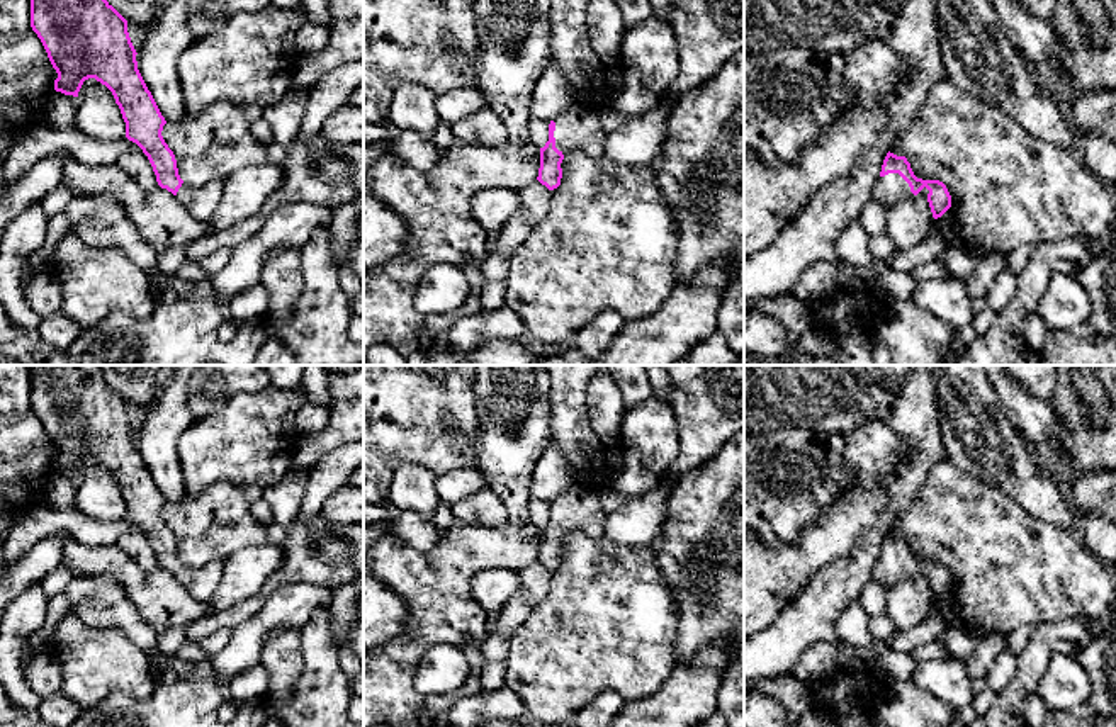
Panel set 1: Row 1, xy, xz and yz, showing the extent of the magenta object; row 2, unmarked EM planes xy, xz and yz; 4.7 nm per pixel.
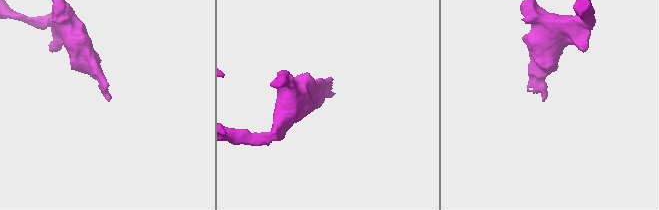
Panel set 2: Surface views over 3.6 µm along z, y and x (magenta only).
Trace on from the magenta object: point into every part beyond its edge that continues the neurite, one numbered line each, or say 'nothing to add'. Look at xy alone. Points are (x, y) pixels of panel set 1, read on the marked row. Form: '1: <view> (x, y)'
1: xy (201, 202)

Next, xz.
1: xz (578, 129)

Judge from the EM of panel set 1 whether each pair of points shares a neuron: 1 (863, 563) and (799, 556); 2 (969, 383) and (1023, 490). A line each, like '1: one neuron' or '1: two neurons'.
1: two neurons
2: one neuron

